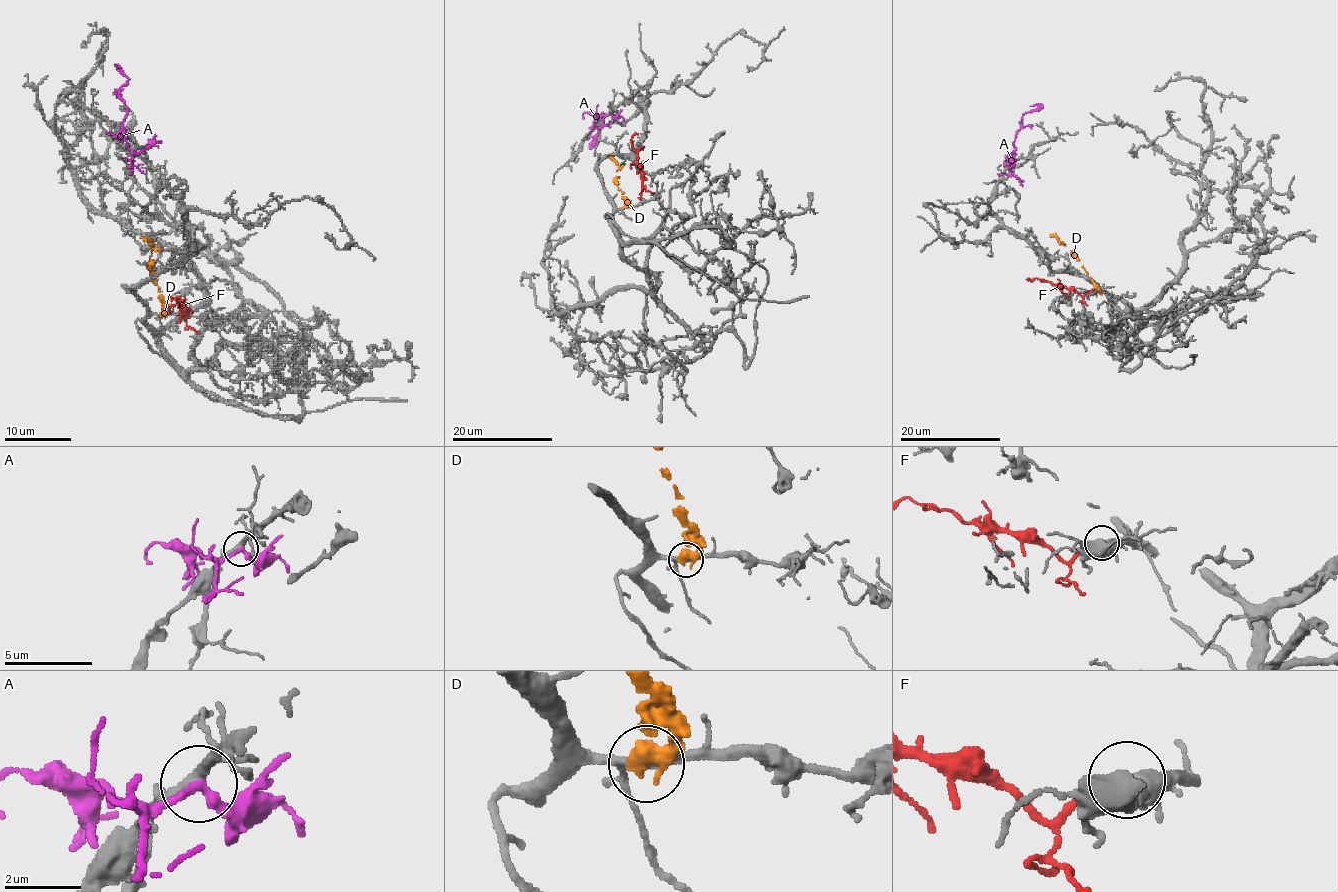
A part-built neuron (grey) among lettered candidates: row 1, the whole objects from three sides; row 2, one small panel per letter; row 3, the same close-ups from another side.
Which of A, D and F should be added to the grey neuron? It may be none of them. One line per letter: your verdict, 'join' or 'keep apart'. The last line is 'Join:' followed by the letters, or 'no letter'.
A: keep apart
D: keep apart
F: join
Join: F

